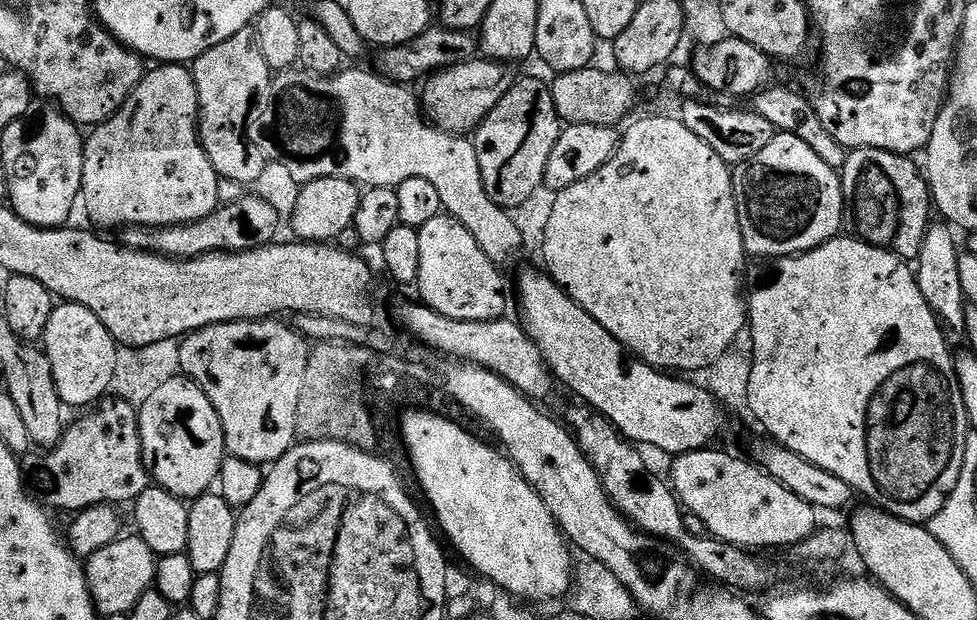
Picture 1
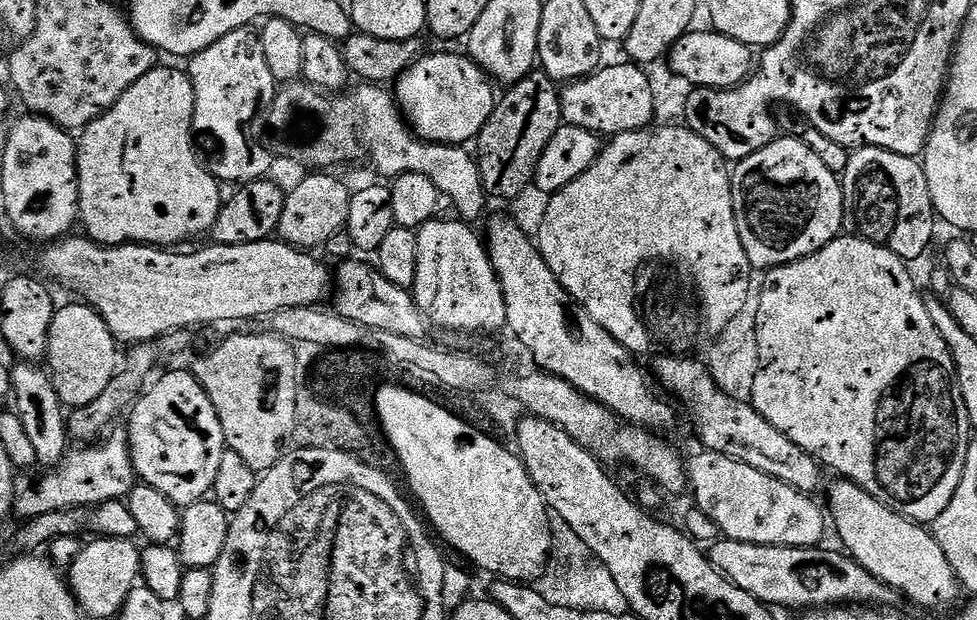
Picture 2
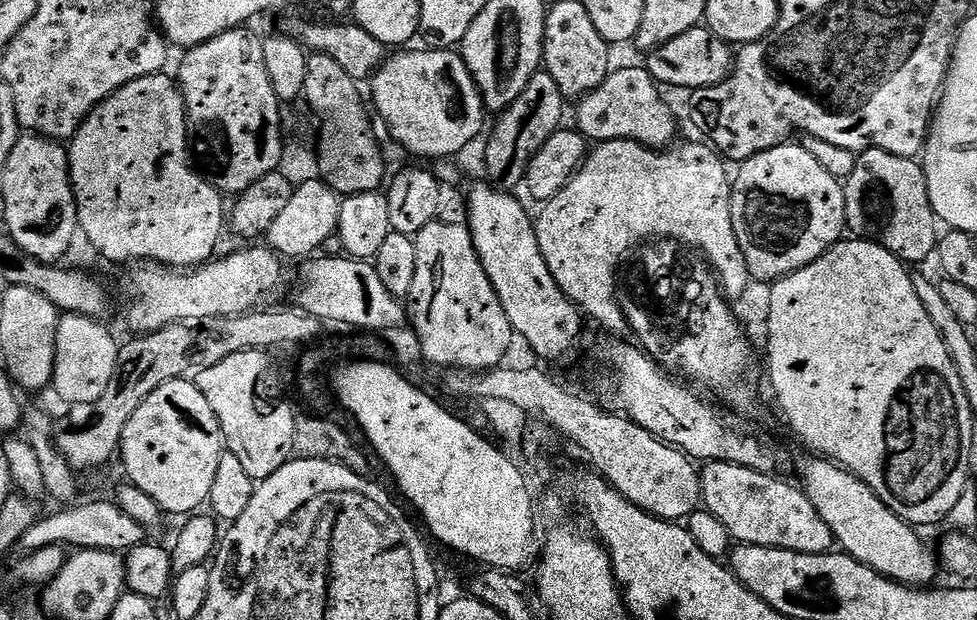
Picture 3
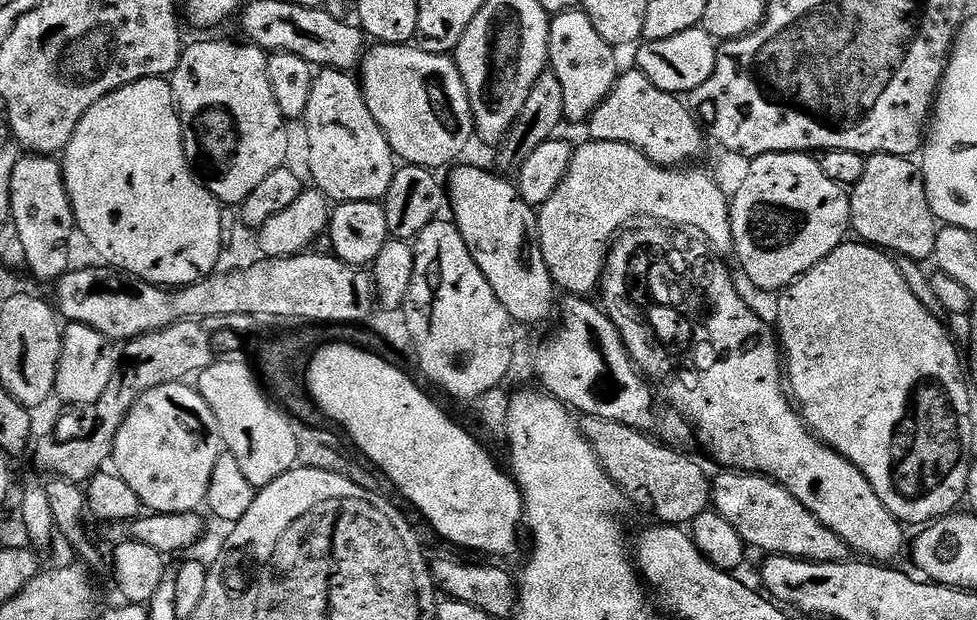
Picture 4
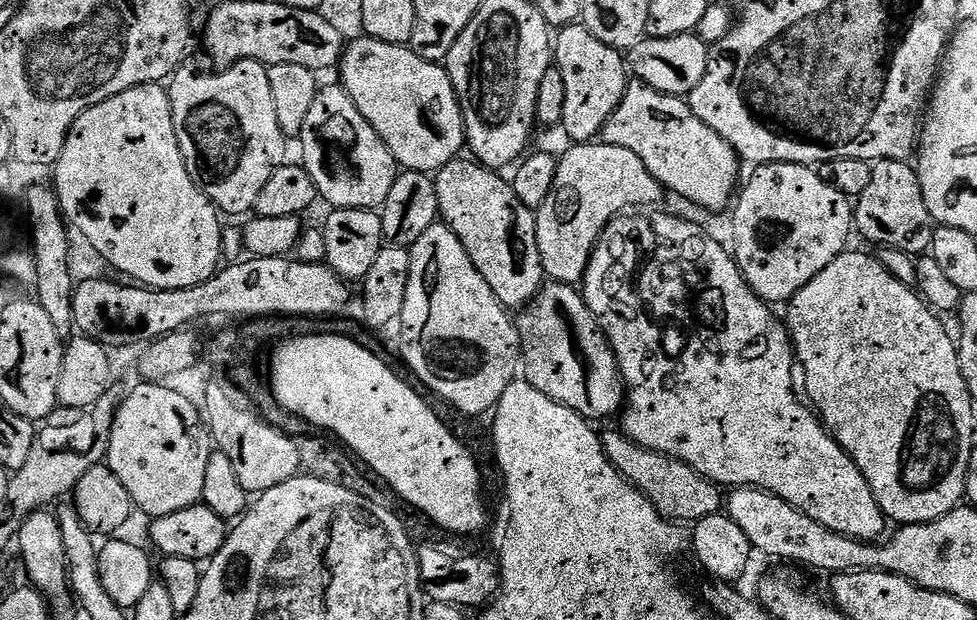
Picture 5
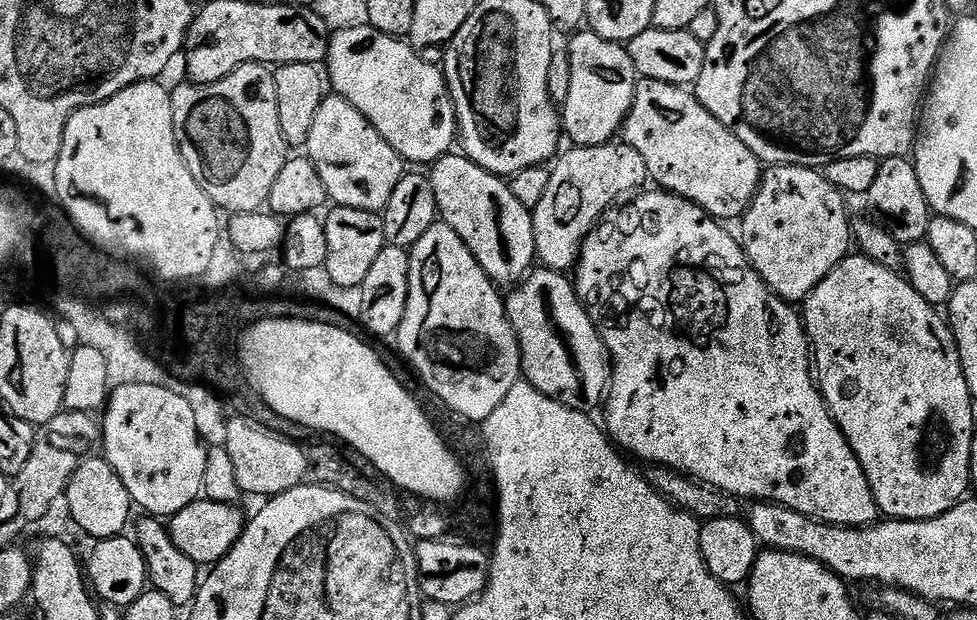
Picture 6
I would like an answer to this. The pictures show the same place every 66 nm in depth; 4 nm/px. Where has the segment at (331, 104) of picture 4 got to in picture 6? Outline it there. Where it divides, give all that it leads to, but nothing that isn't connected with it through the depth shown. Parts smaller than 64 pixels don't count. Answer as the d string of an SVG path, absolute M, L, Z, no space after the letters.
M335 94L325 95L324 101L318 106L318 114L314 114L306 155L312 161L314 170L318 170L318 178L322 178L322 186L326 186L329 201L342 208L383 213L386 202L390 202L390 194L394 194L394 186L398 186L406 174L406 161L388 145L386 138L374 130L372 123L357 108Z

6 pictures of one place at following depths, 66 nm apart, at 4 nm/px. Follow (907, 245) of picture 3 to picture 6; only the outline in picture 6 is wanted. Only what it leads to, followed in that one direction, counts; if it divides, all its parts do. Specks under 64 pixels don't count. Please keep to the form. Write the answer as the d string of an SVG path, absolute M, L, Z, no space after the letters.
M899 156L880 161L878 178L874 178L874 186L866 193L867 200L871 219L881 224L901 246L921 243L927 237L934 213L926 202L926 194L922 194L922 182L918 182L911 159Z

